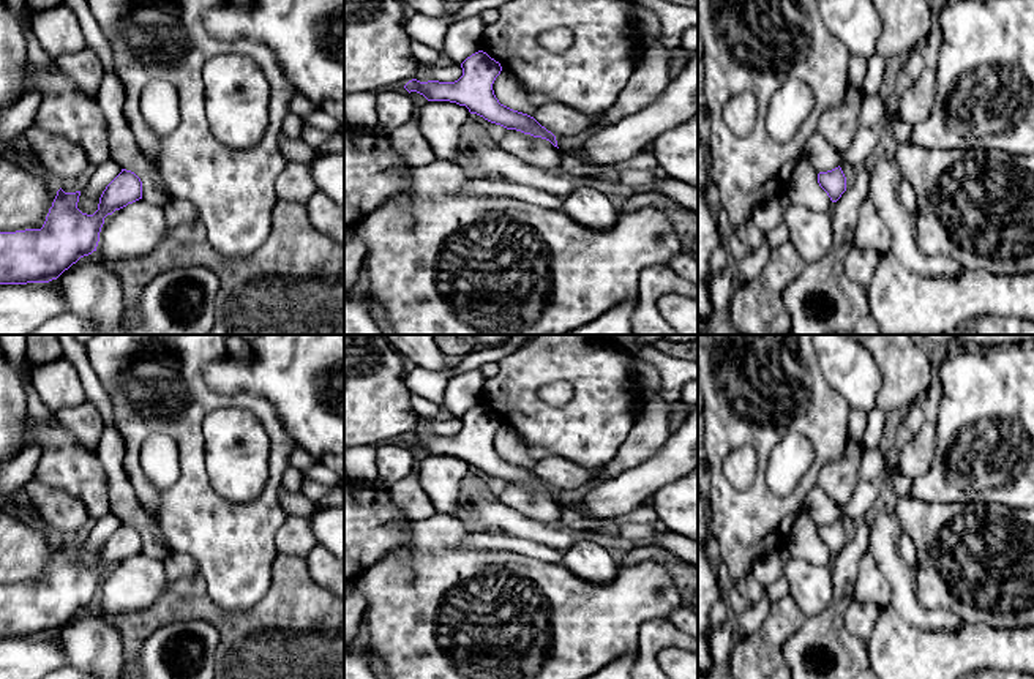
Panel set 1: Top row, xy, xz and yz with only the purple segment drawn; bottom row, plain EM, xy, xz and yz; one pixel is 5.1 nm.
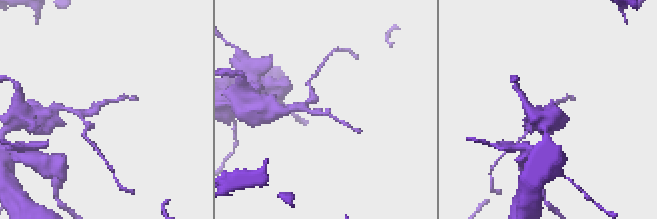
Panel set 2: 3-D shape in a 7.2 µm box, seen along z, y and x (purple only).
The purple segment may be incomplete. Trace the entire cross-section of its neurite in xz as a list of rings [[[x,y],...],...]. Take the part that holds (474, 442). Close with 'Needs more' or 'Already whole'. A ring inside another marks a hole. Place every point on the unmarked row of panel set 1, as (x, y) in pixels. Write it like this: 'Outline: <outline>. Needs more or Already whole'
Outline: [[[478,404],[467,411],[461,417],[461,422],[463,430],[455,436],[420,436],[412,433],[404,442],[409,447],[417,445],[423,448],[428,455],[450,455],[466,460],[470,467],[477,467],[491,477],[546,493],[557,501],[556,490],[534,471],[499,456],[493,444],[493,437],[502,425],[499,415],[491,412],[486,406]]]. Already whole

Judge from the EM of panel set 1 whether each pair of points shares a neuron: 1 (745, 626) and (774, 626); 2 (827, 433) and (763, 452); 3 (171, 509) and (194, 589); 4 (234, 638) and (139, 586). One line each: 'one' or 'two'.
1: two
2: one
3: two
4: two

